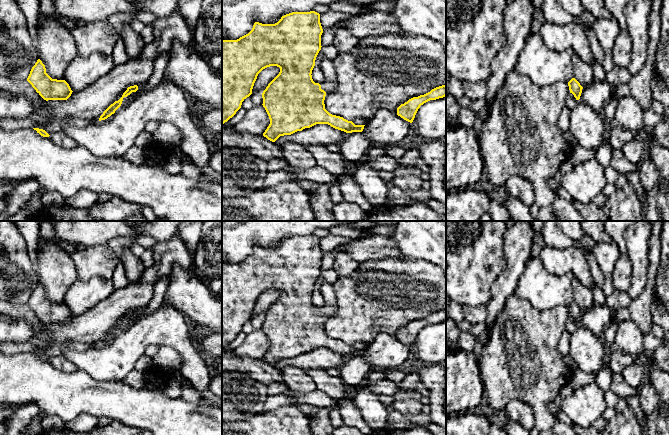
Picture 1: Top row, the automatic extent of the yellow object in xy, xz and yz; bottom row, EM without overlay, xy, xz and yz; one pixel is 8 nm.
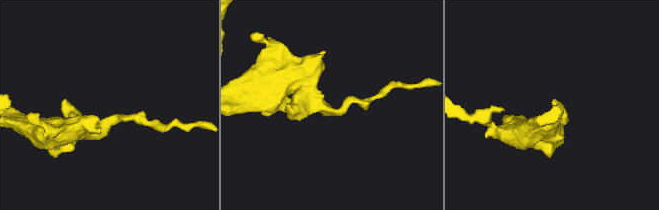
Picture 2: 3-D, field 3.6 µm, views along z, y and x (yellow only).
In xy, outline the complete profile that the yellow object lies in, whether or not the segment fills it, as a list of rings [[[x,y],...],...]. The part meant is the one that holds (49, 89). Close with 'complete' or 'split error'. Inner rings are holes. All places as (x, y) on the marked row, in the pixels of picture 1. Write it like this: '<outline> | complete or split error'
[[[40,59],[32,67],[27,81],[46,101],[67,100],[73,92],[65,80],[52,79]]] | complete

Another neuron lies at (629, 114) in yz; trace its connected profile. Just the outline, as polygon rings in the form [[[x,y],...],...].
[[[631,96],[616,98],[617,109],[613,123],[635,134],[645,129],[644,110],[639,102]]]

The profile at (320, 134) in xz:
[[[316,124],[291,135],[280,136],[274,143],[282,148],[285,144],[293,142],[302,146],[340,144],[347,133],[331,127],[328,124]]]

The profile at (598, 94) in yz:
[[[594,81],[592,84],[583,87],[580,100],[602,114],[605,105],[610,101],[612,96],[612,85],[606,81]]]

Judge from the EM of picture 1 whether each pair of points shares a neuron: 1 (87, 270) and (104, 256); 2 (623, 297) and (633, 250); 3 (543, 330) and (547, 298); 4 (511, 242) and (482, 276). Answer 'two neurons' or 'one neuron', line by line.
1: one neuron
2: two neurons
3: two neurons
4: two neurons

